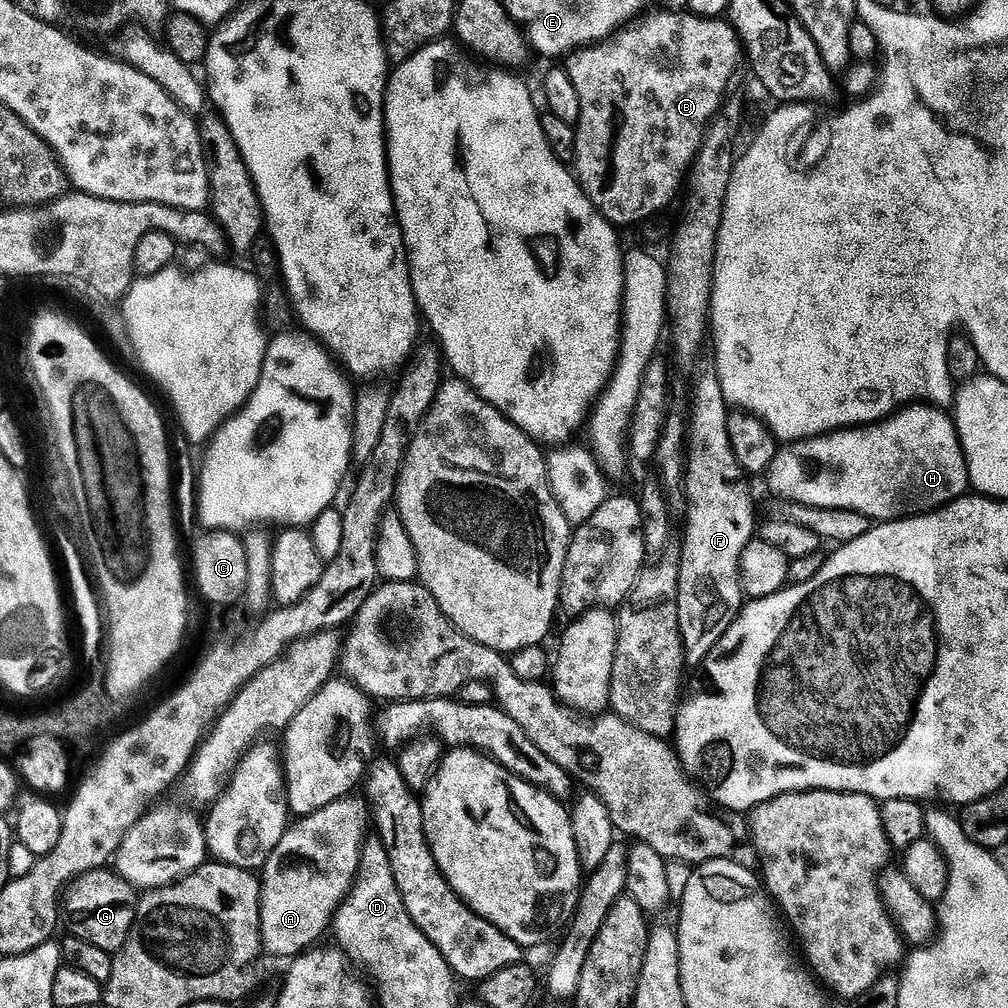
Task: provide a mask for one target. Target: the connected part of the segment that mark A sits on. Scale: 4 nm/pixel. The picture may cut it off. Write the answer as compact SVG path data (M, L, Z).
M345 798L342 800L335 800L330 806L326 806L322 810L318 810L314 814L297 819L295 823L287 829L281 842L279 842L277 849L274 850L272 856L270 856L269 861L266 862L264 868L262 869L262 883L261 888L261 906L263 910L263 947L269 952L272 951L276 956L288 956L287 958L295 958L311 949L313 946L319 945L320 939L324 936L324 931L331 929L333 927L334 921L336 919L337 912L345 904L345 901L352 894L353 888L355 888L360 875L360 867L362 861L365 859L365 849L366 841L369 839L368 836L368 824L370 828L370 808L363 799L352 800L356 798Z

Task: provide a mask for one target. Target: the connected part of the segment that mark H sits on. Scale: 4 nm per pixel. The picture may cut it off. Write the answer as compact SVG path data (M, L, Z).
M917 402L876 424L841 428L827 436L815 436L813 440L783 447L777 451L772 467L766 473L766 481L774 495L792 500L788 502L793 505L848 510L862 514L872 522L891 522L907 517L909 513L927 514L959 500L970 488L964 447L956 435L953 417L944 412L947 411L941 407Z

